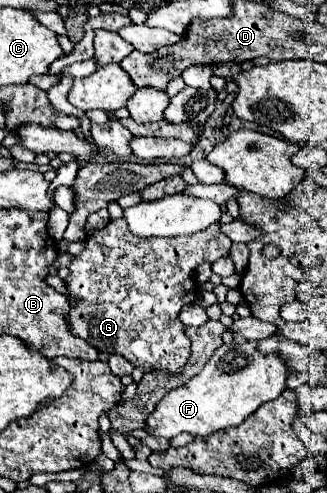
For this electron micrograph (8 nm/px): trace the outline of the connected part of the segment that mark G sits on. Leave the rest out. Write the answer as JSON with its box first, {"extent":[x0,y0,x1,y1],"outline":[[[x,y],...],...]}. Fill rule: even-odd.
{"extent":[65,218,231,374],"outline":[[[117,218],[117,220],[111,220],[105,228],[101,228],[99,232],[91,234],[85,238],[85,244],[83,244],[83,250],[81,254],[77,254],[71,264],[69,264],[69,276],[65,278],[65,286],[67,286],[67,294],[69,294],[69,314],[67,314],[67,324],[73,332],[73,336],[79,336],[83,340],[87,340],[93,348],[97,348],[99,352],[103,354],[119,354],[123,356],[125,360],[129,360],[135,368],[143,368],[145,372],[153,372],[153,370],[165,370],[169,374],[179,374],[179,370],[187,364],[189,360],[189,346],[191,346],[191,340],[185,336],[183,332],[183,324],[179,320],[179,312],[183,306],[187,304],[193,304],[195,302],[195,292],[199,292],[197,284],[193,282],[193,270],[195,266],[203,264],[203,262],[213,262],[213,260],[219,260],[223,256],[227,256],[229,248],[231,248],[231,240],[227,236],[223,236],[223,232],[219,232],[219,222],[213,224],[211,228],[203,230],[203,232],[197,232],[197,234],[191,234],[191,236],[179,236],[179,238],[141,238],[141,236],[131,236],[129,228],[127,228],[127,222],[123,218]]]}

